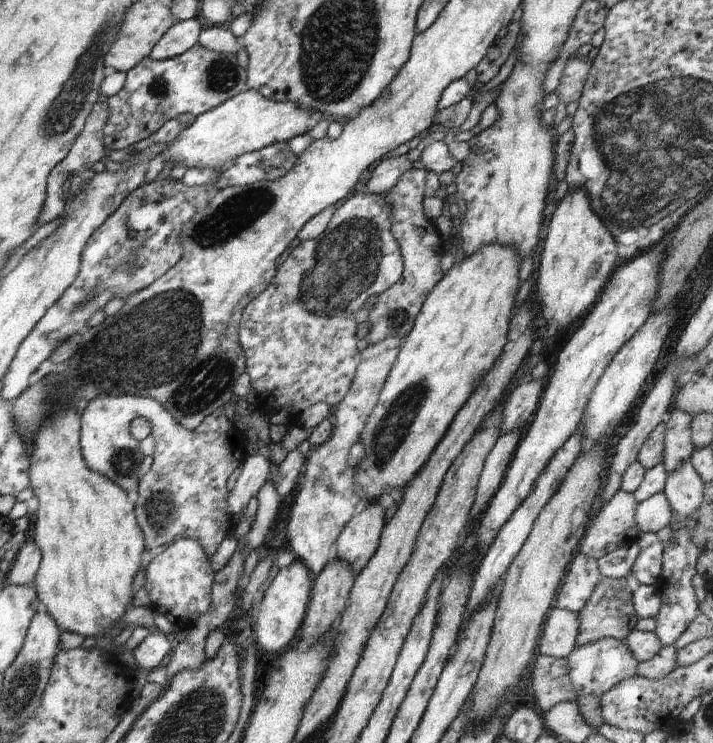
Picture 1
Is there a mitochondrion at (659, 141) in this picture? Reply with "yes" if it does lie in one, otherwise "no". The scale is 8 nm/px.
yes

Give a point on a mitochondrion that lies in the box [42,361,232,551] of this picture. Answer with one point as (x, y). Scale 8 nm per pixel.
(159, 510)

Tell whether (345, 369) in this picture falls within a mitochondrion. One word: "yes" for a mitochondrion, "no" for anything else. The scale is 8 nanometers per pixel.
no

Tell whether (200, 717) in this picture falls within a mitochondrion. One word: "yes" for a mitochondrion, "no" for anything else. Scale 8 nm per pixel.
yes

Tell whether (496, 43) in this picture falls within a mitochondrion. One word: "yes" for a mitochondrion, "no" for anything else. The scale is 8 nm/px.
no

